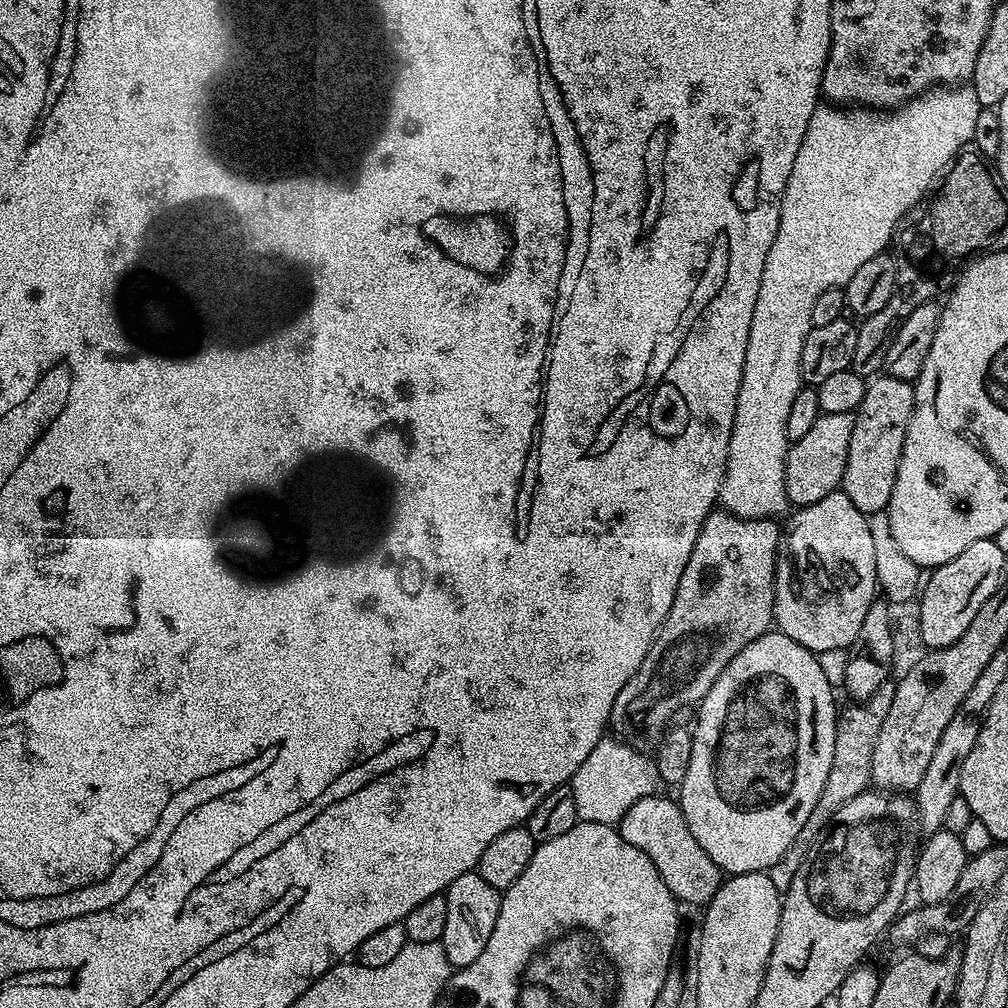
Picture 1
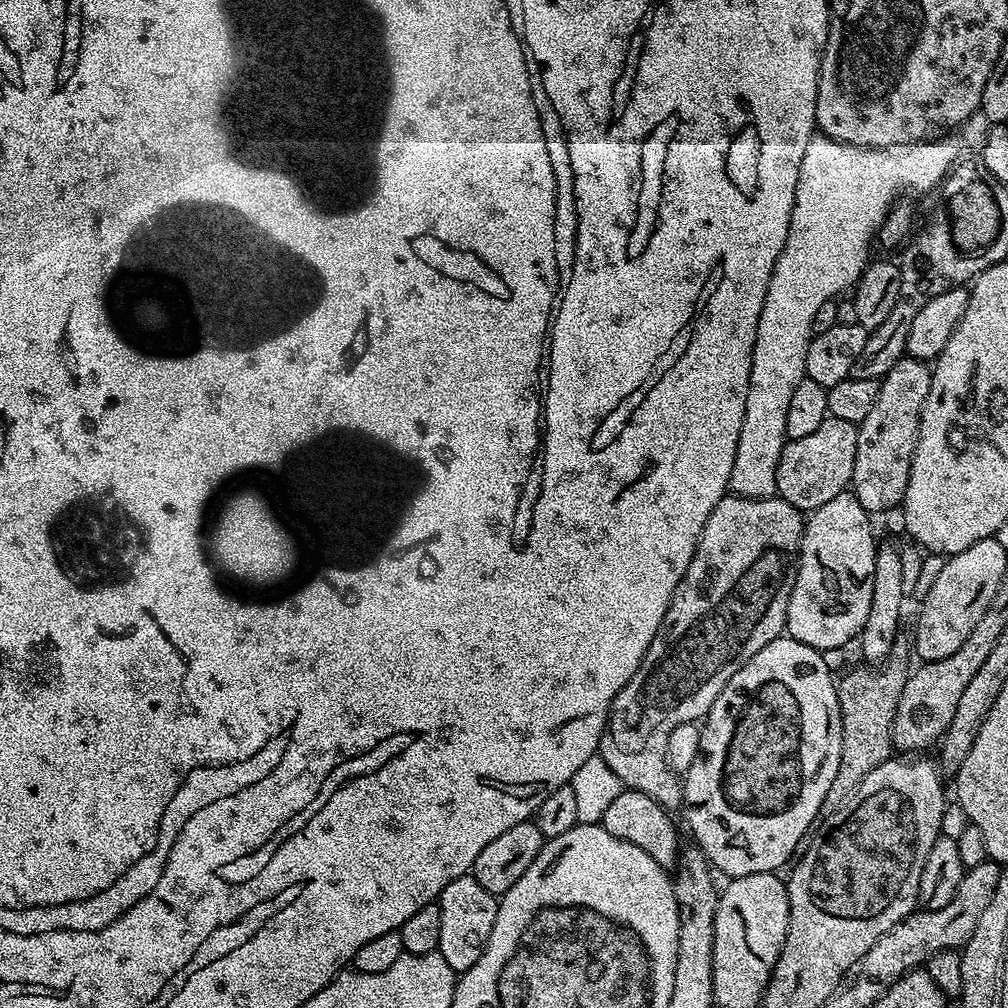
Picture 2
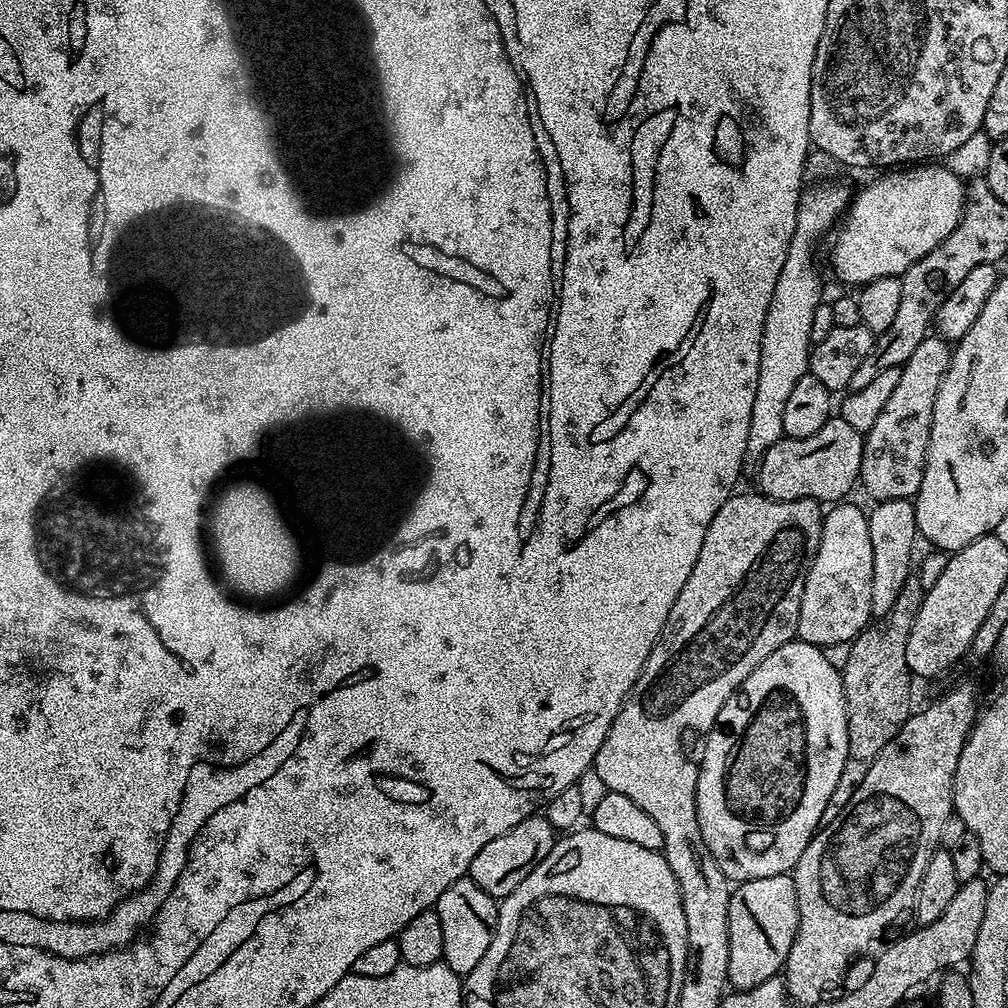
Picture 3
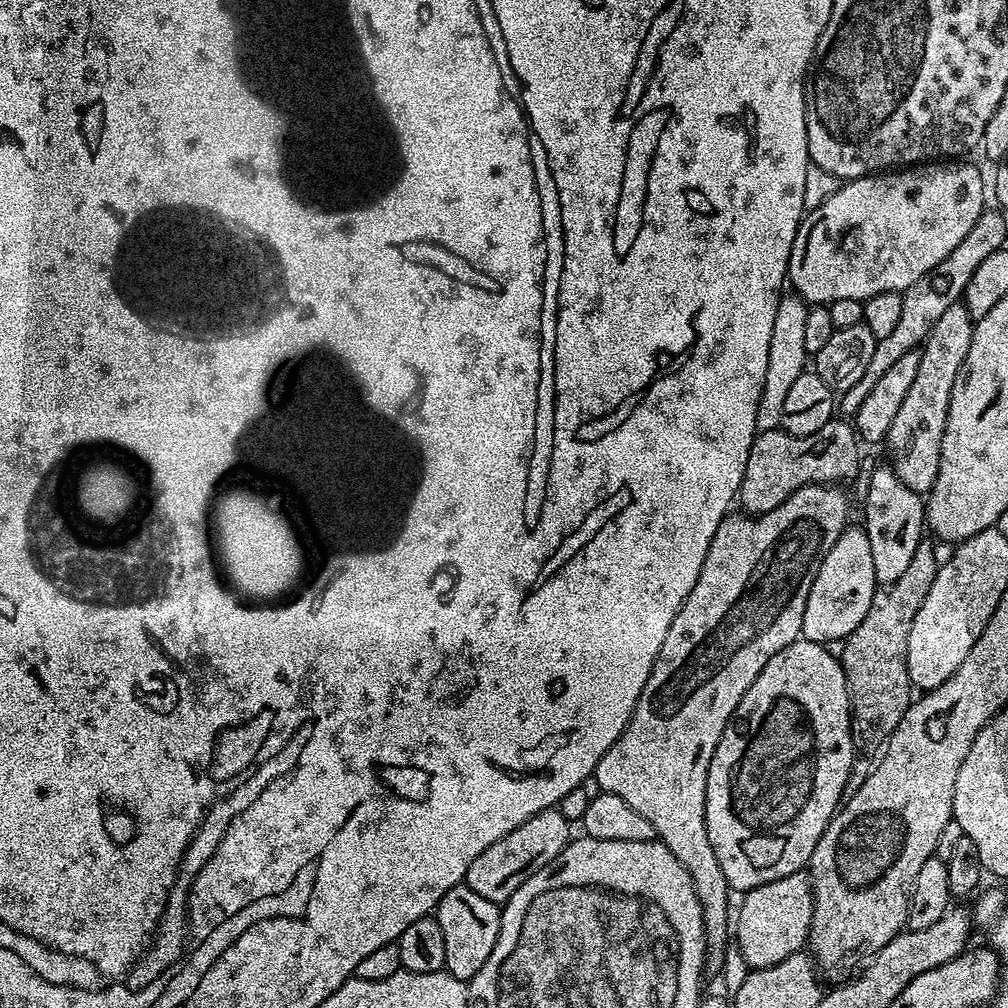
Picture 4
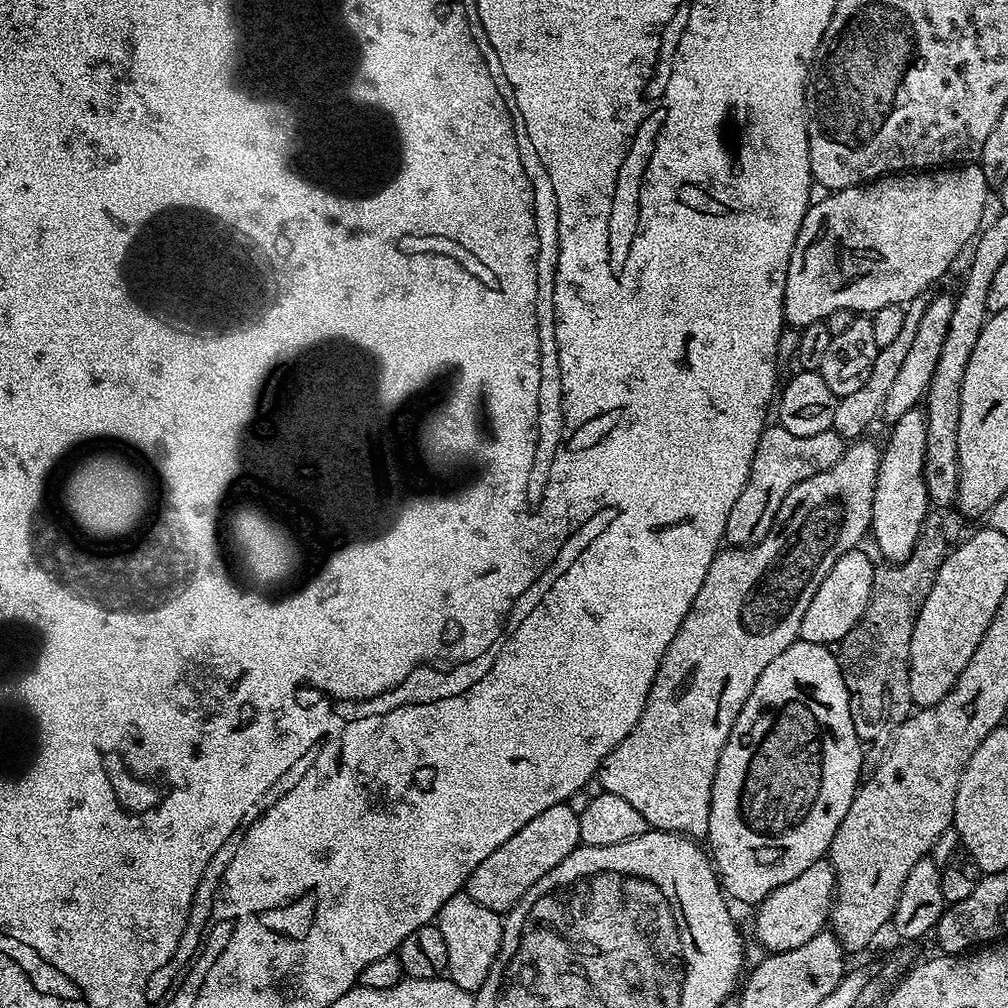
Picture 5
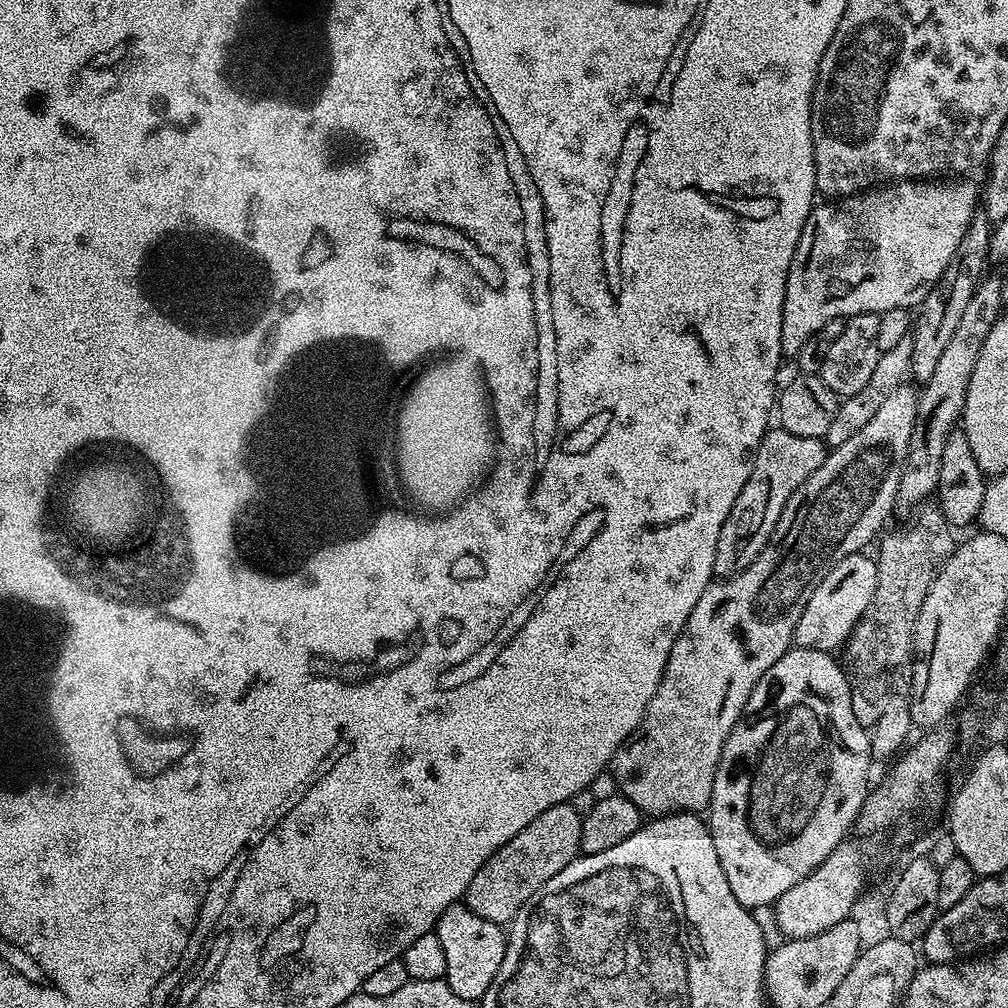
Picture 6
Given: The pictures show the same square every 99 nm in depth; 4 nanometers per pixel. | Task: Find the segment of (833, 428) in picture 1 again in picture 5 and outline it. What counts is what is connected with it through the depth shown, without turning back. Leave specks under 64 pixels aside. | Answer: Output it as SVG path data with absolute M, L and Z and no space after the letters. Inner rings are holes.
M779 426L765 427L756 447L750 478L746 486L742 486L742 494L738 494L738 502L734 502L726 518L724 540L732 546L751 546L760 541L770 530L786 494L790 494L798 482L806 482L806 478L814 478L814 474L830 470L830 466L842 458L845 447L843 438L831 430L799 436Z

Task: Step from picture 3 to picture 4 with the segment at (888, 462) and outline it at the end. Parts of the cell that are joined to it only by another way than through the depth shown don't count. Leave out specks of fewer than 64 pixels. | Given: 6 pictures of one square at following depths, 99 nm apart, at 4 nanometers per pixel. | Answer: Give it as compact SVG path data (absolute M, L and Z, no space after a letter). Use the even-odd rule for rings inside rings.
M962 302L950 306L950 310L946 310L938 322L934 322L919 349L918 375L899 407L894 422L890 422L886 437L888 452L892 455L890 466L903 484L921 494L931 492L934 480L938 478L938 462L942 450L942 434L946 430L950 394L954 390L954 378L958 370L962 370L962 362L966 362L966 354L970 354L973 327L972 315Z

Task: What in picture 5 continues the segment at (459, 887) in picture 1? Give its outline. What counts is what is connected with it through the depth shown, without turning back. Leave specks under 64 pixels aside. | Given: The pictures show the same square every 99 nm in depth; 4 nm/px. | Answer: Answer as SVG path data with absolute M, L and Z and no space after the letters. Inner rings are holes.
M457 894L442 906L438 926L446 942L447 979L454 981L462 990L473 994L479 992L490 974L490 966L494 966L502 942L504 921L501 913L478 906L478 902L467 894Z

